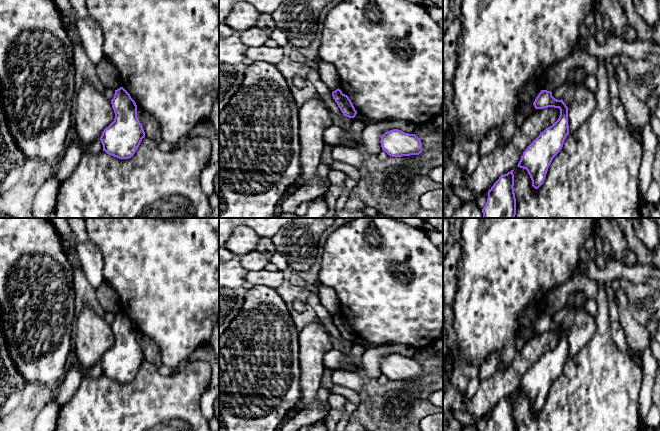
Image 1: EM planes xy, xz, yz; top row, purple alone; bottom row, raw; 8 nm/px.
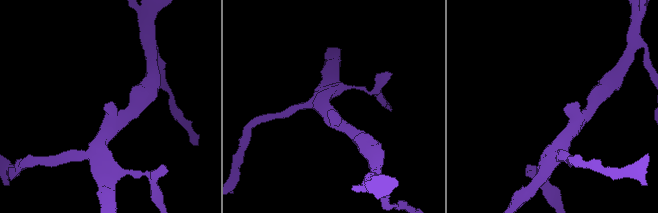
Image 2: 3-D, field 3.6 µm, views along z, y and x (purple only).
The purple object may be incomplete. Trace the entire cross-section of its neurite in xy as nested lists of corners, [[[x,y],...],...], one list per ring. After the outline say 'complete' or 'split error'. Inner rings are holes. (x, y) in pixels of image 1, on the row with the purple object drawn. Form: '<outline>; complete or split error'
[[[123,87],[115,90],[111,104],[115,118],[114,121],[104,129],[100,137],[103,151],[119,159],[131,158],[138,149],[142,139],[145,137],[143,126],[137,117],[137,105]]]; complete

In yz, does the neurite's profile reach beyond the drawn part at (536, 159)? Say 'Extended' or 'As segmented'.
As segmented

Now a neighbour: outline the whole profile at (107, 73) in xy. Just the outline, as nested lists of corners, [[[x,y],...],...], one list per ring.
[[[106,57],[96,65],[96,72],[105,89],[110,88],[117,90],[122,87],[117,68]]]

